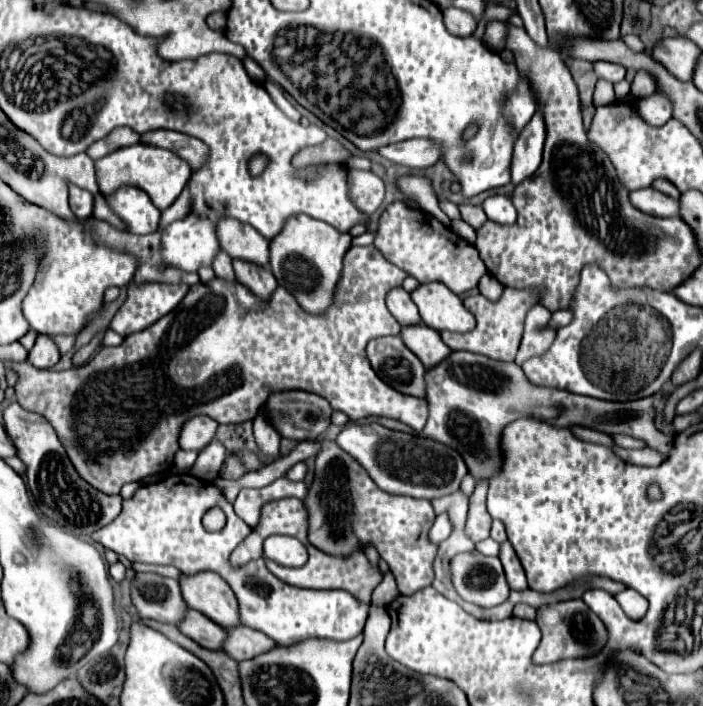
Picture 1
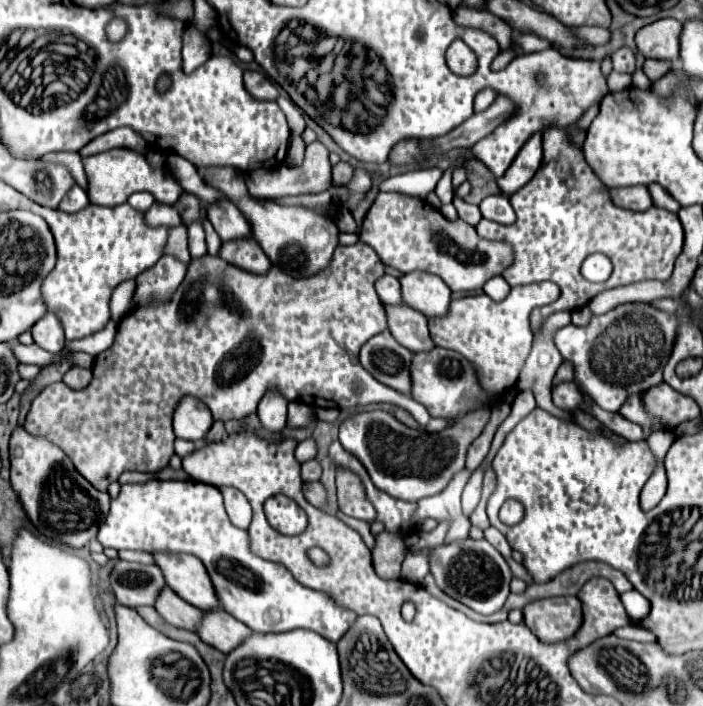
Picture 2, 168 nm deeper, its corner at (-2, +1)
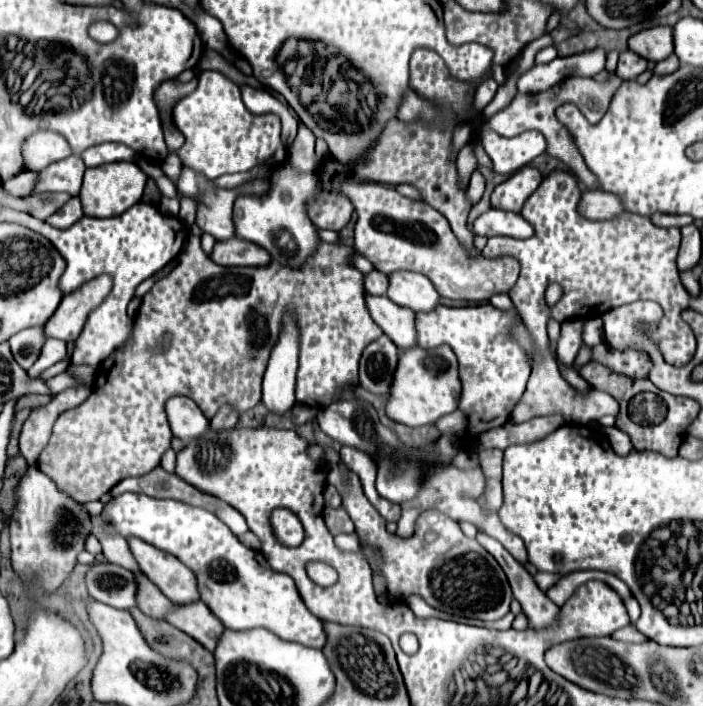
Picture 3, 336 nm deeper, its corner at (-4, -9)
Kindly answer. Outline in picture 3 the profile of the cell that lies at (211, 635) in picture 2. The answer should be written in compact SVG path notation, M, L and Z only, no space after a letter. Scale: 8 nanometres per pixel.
M203 601L189 603L189 607L177 607L177 611L173 611L173 615L169 615L167 621L173 627L197 639L209 651L215 649L221 633L225 631L221 621L209 611L209 607Z

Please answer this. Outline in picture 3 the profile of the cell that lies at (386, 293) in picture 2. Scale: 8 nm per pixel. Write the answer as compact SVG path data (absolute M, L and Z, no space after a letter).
M373 269L373 271L369 271L369 273L365 275L363 283L365 283L365 291L367 291L367 293L371 293L371 295L385 295L387 285L389 285L389 279L387 279L385 273Z

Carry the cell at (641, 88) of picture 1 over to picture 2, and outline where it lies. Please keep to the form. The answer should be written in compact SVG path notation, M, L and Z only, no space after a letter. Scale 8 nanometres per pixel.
M647 59L643 65L643 73L649 77L649 81L661 79L673 65L669 61L657 61L657 59Z

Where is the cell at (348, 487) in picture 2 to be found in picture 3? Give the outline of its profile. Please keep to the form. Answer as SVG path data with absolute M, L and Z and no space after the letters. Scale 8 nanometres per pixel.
M329 463L327 479L339 489L343 497L343 505L355 523L355 533L361 539L361 551L365 559L369 559L373 573L383 575L387 591L395 599L419 595L439 611L481 621L495 621L509 613L513 593L503 569L495 557L487 553L475 539L463 535L457 521L449 519L441 511L423 511L415 523L413 535L399 537L387 531L385 519L363 495L359 477L355 473L349 473L345 481L337 463Z

